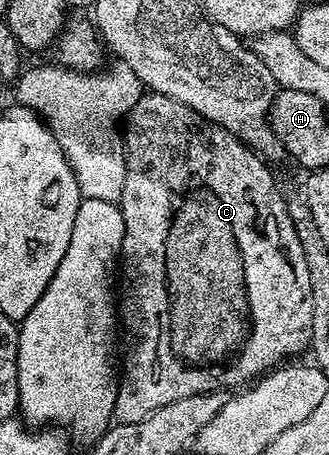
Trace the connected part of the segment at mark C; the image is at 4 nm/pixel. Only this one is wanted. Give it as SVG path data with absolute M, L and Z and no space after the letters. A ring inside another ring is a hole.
M152 92L142 93L141 99L129 109L129 113L123 122L123 141L125 144L125 167L127 176L123 180L123 196L120 200L120 208L123 212L123 244L121 245L121 257L119 259L119 274L125 277L125 287L119 290L119 326L123 331L123 358L125 354L125 371L122 369L119 374L117 384L117 399L113 409L114 419L118 423L138 422L143 420L147 415L154 414L159 408L171 404L175 400L183 400L187 396L196 394L210 394L213 390L222 392L232 391L234 388L244 387L254 380L260 379L266 372L272 371L278 364L284 363L292 354L301 354L310 349L311 346L311 272L307 272L307 256L303 256L303 244L299 244L299 236L295 236L295 224L291 224L291 216L287 212L287 203L283 190L277 187L277 182L273 179L273 174L268 170L266 159L262 158L255 150L250 150L245 143L240 142L231 132L227 132L223 127L208 122L203 116L199 116L187 104L175 100L171 96L154 94Z

